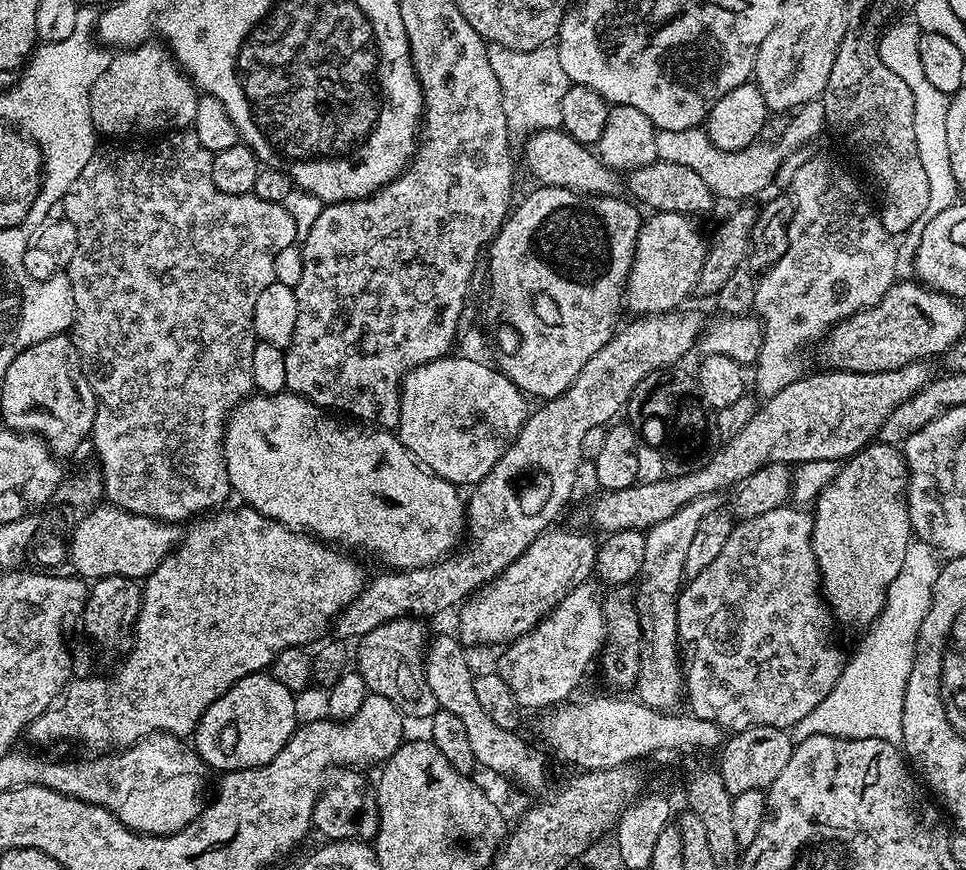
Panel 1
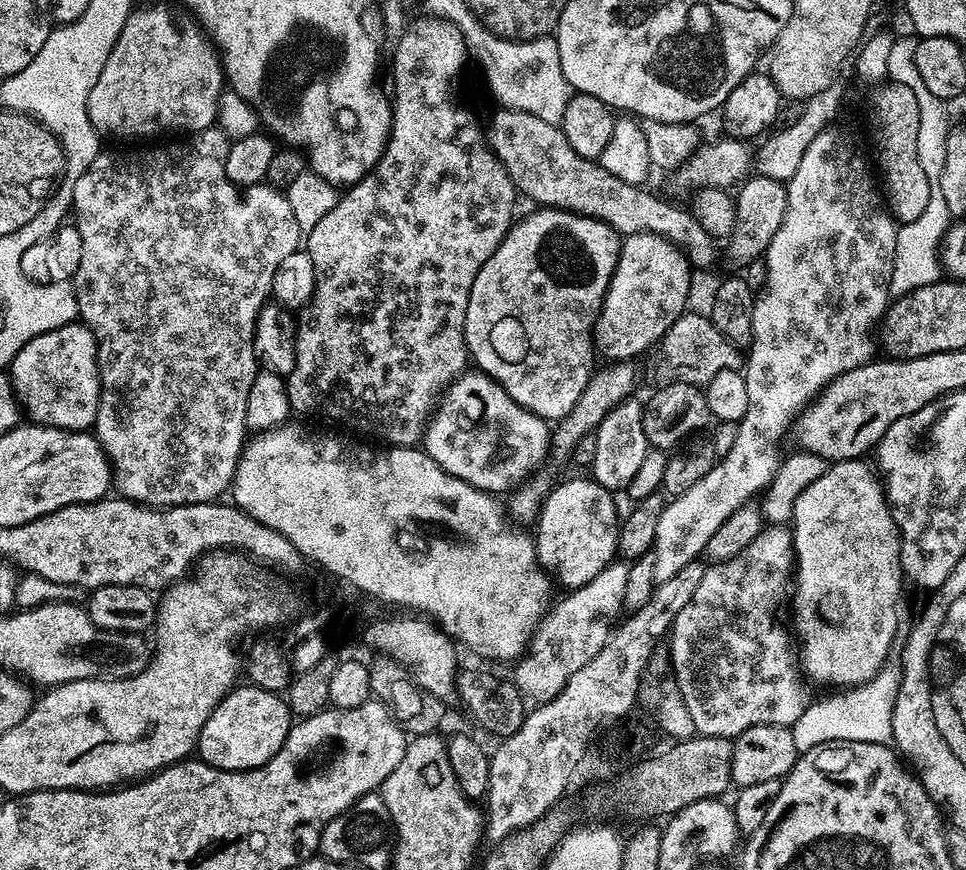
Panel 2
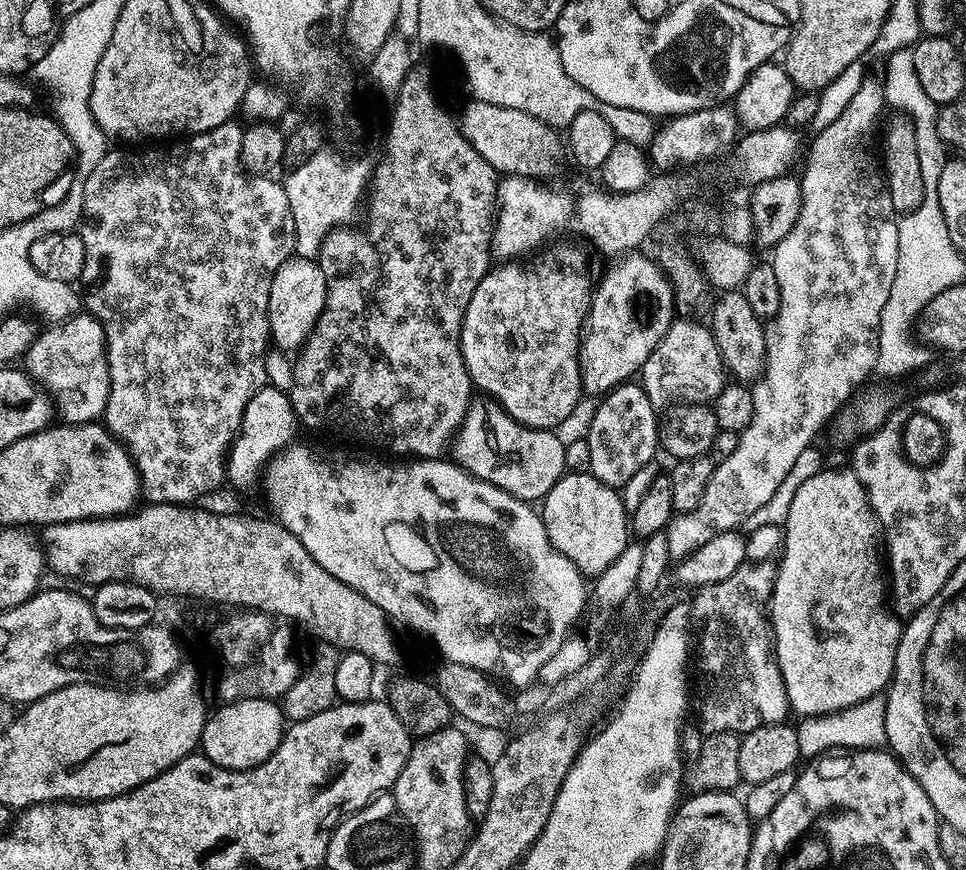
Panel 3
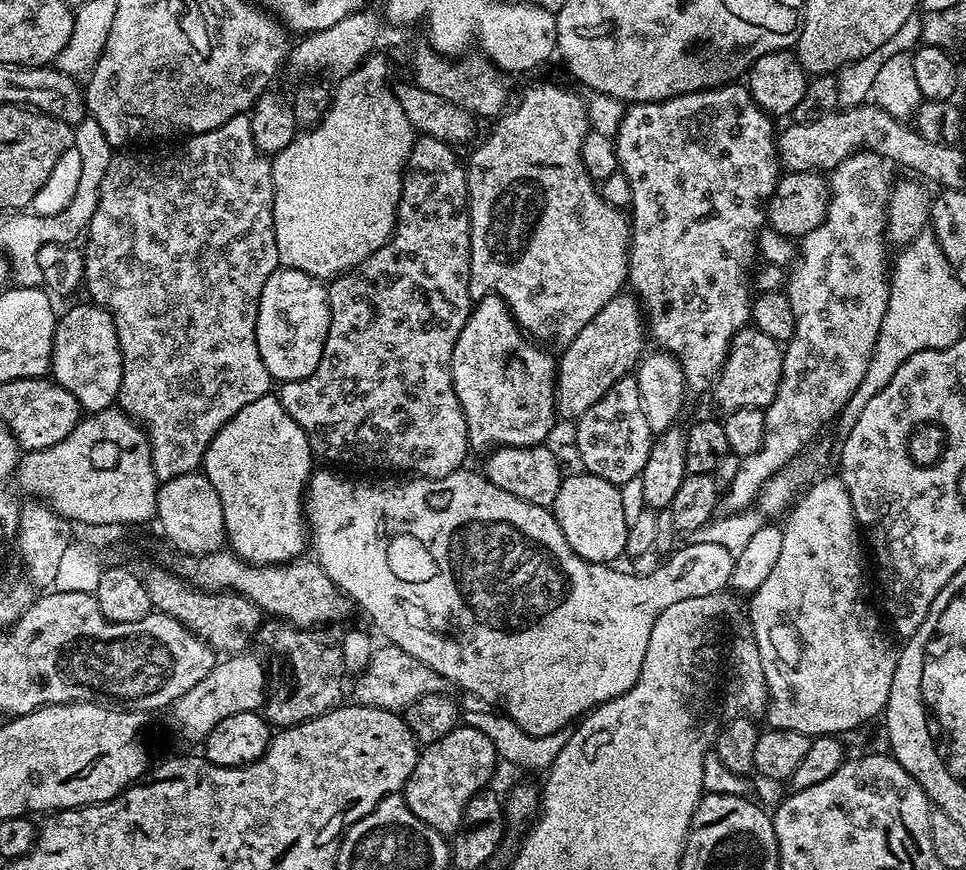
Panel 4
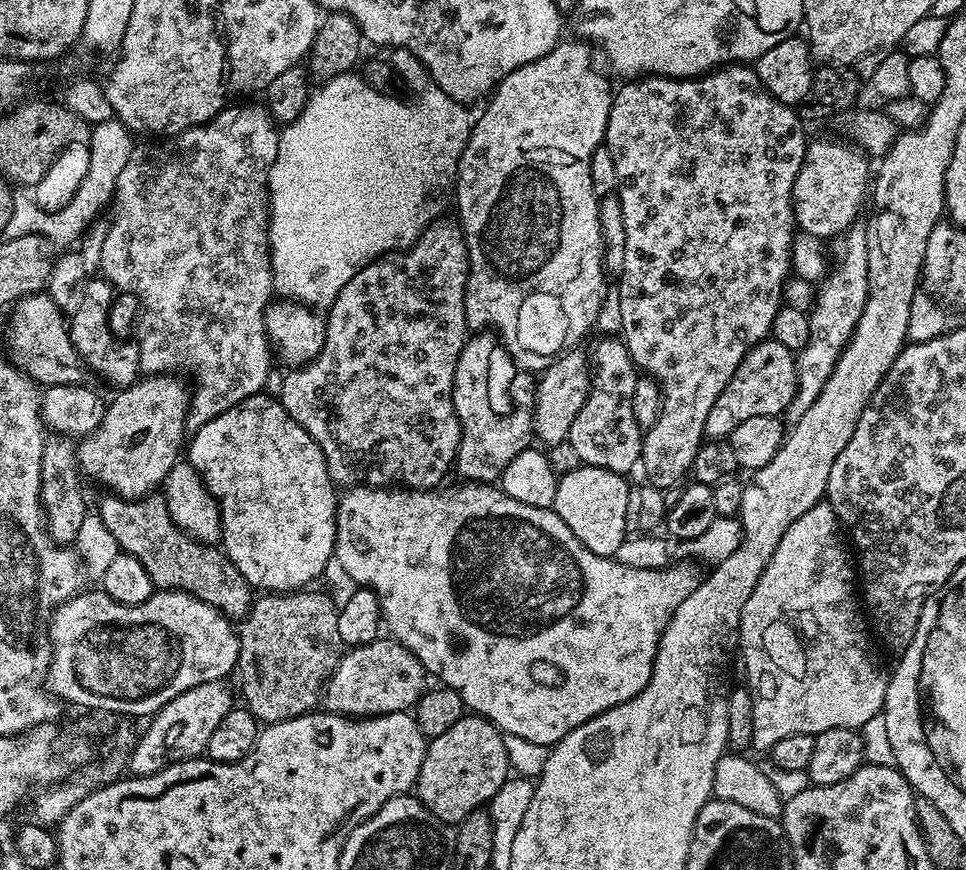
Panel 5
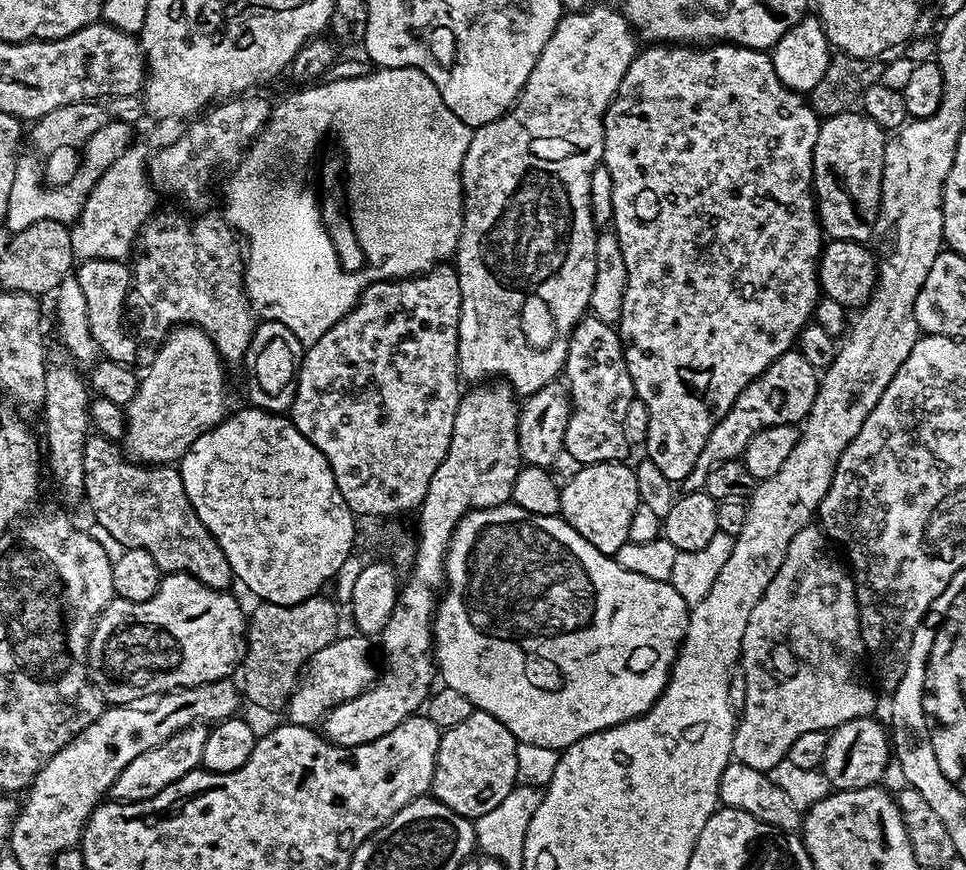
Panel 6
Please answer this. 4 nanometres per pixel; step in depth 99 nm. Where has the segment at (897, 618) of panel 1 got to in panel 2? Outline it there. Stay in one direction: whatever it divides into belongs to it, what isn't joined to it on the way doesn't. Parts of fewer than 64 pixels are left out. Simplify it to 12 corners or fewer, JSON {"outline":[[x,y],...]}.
{"outline":[[899,663],[813,699],[790,725],[797,753],[892,744]]}

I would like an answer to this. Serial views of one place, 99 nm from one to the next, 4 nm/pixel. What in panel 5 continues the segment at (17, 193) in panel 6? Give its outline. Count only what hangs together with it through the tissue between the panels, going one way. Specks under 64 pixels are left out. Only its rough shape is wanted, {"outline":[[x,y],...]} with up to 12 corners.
{"outline":[[120,119],[93,125],[86,176],[59,212],[13,203],[8,228],[79,241],[135,148]]}

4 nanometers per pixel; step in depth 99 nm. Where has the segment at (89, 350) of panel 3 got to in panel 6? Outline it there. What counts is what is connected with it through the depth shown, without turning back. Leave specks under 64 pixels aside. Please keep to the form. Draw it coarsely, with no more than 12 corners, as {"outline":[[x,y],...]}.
{"outline":[[82,260],[74,275],[86,298],[99,355],[131,365],[124,329],[133,287],[123,260]]}

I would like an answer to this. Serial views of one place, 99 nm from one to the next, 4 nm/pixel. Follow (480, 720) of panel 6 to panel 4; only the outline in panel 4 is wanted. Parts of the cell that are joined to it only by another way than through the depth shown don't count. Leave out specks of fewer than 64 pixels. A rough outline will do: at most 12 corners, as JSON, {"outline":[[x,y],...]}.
{"outline":[[457,726],[417,755],[402,795],[423,824],[455,833],[498,763]]}

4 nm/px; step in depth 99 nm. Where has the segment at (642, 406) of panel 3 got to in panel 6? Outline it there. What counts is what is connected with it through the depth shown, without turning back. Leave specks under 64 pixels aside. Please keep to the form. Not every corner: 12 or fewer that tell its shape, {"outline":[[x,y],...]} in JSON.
{"outline":[[583,316],[562,376],[564,450],[623,461],[634,393],[619,331]]}

